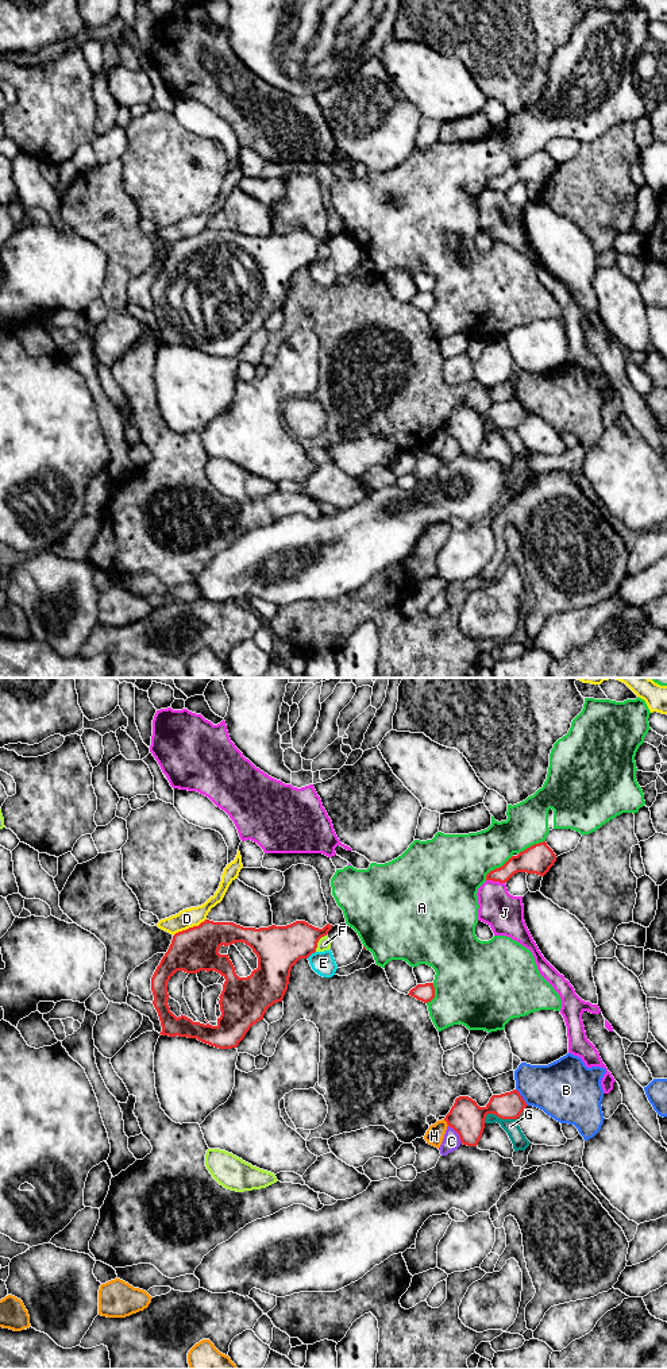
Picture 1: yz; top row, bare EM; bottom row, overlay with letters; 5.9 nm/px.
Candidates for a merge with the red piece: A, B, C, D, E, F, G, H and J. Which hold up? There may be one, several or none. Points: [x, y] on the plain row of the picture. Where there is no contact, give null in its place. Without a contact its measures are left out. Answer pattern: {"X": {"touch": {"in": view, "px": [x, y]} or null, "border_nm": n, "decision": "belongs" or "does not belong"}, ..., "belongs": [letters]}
{"A": {"touch": {"in": "yz", "px": [497, 177]}, "border_nm": 220, "decision": "does not belong"}, "B": {"touch": {"in": "yz", "px": [521, 405]}, "border_nm": 130, "decision": "does not belong"}, "C": {"touch": {"in": "yz", "px": [458, 442]}, "border_nm": 140, "decision": "does not belong"}, "D": {"touch": {"in": "yz", "px": [189, 236]}, "border_nm": 220, "decision": "does not belong"}, "E": {"touch": {"in": "yz", "px": [311, 262]}, "border_nm": 70, "decision": "does not belong"}, "F": {"touch": {"in": "yz", "px": [317, 250]}, "border_nm": 120, "decision": "does not belong"}, "G": {"touch": {"in": "yz", "px": [497, 424]}, "border_nm": 200, "decision": "does not belong"}, "H": {"touch": {"in": "yz", "px": [446, 430]}, "border_nm": 50, "decision": "does not belong"}, "J": {"touch": {"in": "yz", "px": [496, 189]}, "border_nm": 110, "decision": "does not belong"}, "belongs": []}

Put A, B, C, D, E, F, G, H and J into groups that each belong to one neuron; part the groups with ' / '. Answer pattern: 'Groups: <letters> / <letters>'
Groups: A / B / C / D / E / F / G / H / J

